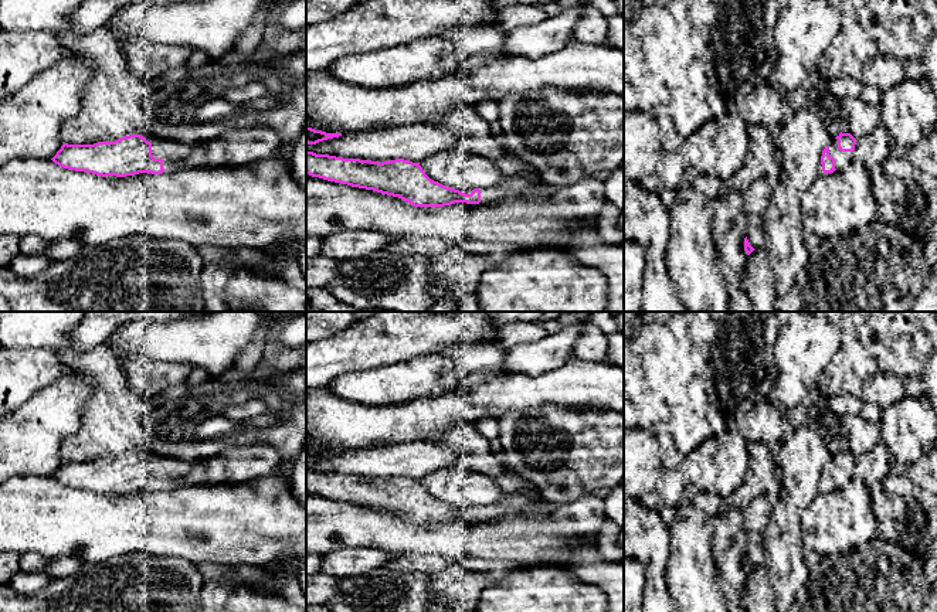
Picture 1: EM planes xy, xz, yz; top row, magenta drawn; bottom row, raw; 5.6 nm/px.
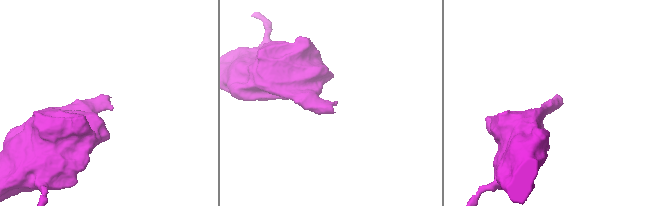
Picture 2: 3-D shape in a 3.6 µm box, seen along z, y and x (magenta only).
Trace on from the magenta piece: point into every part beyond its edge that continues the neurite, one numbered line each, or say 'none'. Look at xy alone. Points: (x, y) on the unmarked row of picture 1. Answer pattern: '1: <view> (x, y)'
1: xy (238, 465)

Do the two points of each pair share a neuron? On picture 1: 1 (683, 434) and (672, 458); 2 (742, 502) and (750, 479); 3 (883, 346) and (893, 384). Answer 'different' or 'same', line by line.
1: same
2: same
3: different

